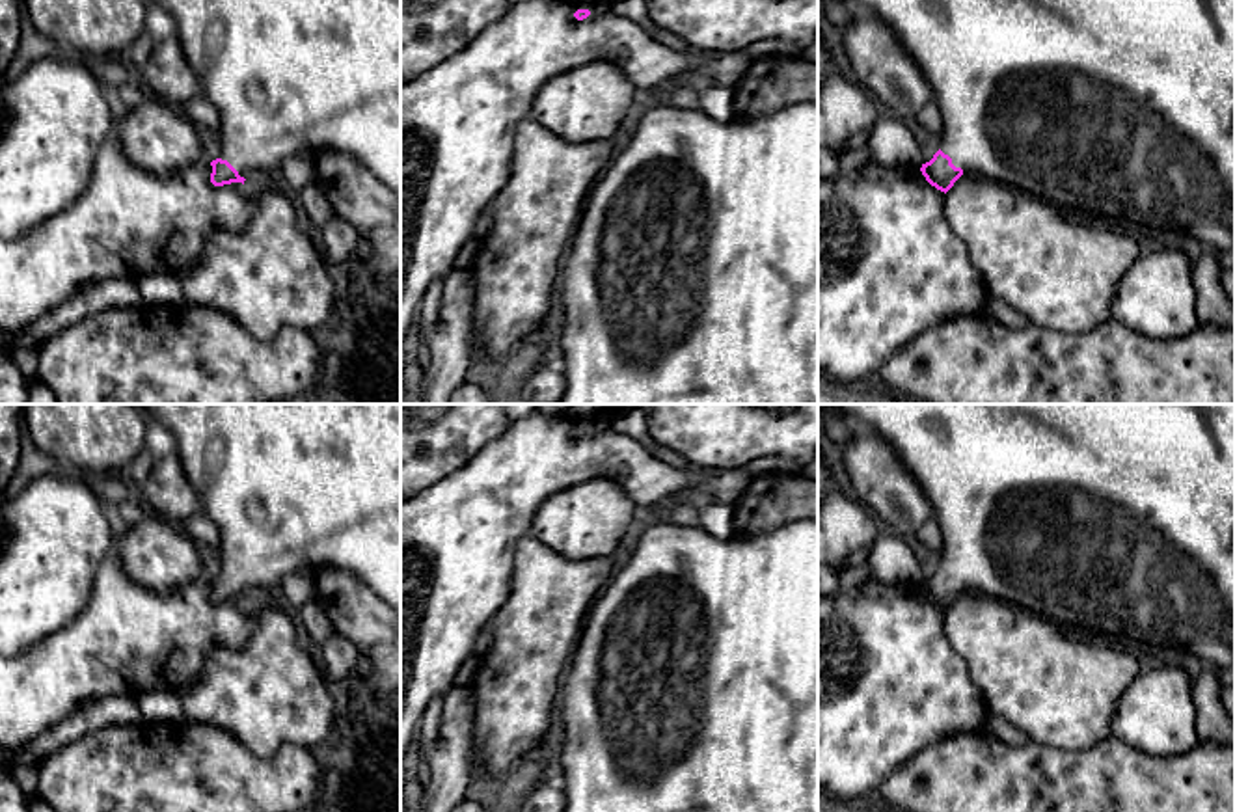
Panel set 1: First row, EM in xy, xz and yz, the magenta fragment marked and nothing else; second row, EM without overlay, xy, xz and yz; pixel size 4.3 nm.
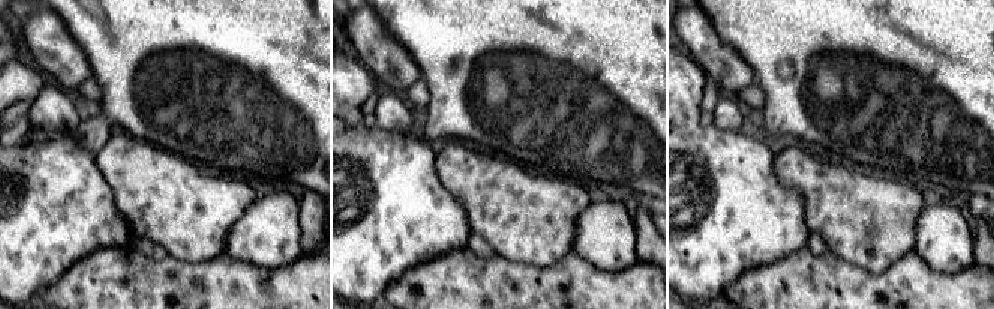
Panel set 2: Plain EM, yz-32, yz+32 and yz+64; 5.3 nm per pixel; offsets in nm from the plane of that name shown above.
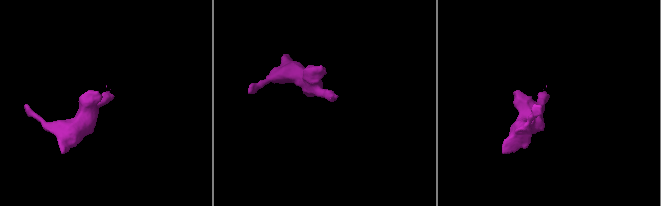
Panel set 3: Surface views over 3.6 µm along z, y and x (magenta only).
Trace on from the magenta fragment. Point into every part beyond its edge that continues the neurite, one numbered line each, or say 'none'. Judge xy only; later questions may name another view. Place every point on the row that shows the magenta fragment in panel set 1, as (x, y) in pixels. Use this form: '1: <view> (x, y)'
1: xy (285, 75)

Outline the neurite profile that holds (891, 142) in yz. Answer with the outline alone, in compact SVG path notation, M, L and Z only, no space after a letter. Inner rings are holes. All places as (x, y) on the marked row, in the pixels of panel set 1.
M881 114L868 129L868 160L885 168L920 171L924 160L913 123Z

